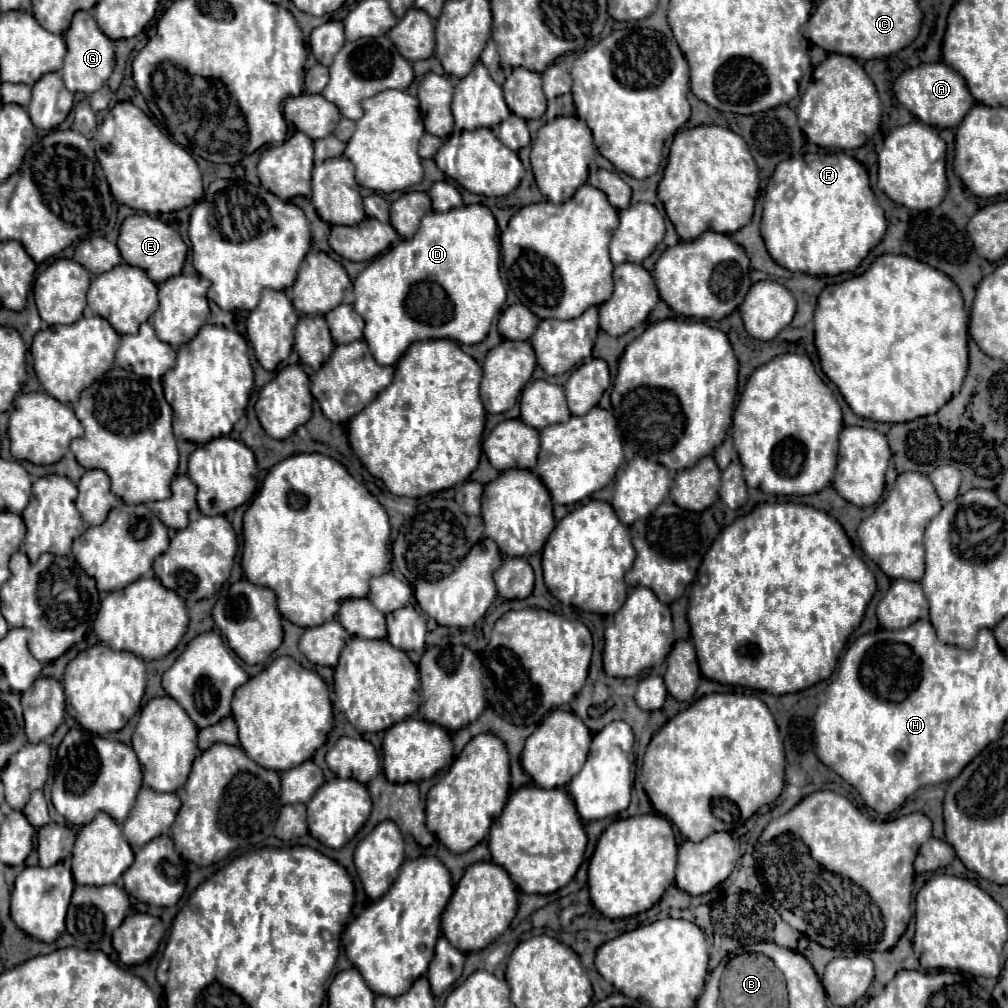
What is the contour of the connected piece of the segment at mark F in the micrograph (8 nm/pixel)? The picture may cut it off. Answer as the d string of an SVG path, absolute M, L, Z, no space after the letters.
M807 153L779 163L767 183L761 235L771 257L789 271L839 275L853 271L885 235L885 215L869 185L867 169L847 153Z

